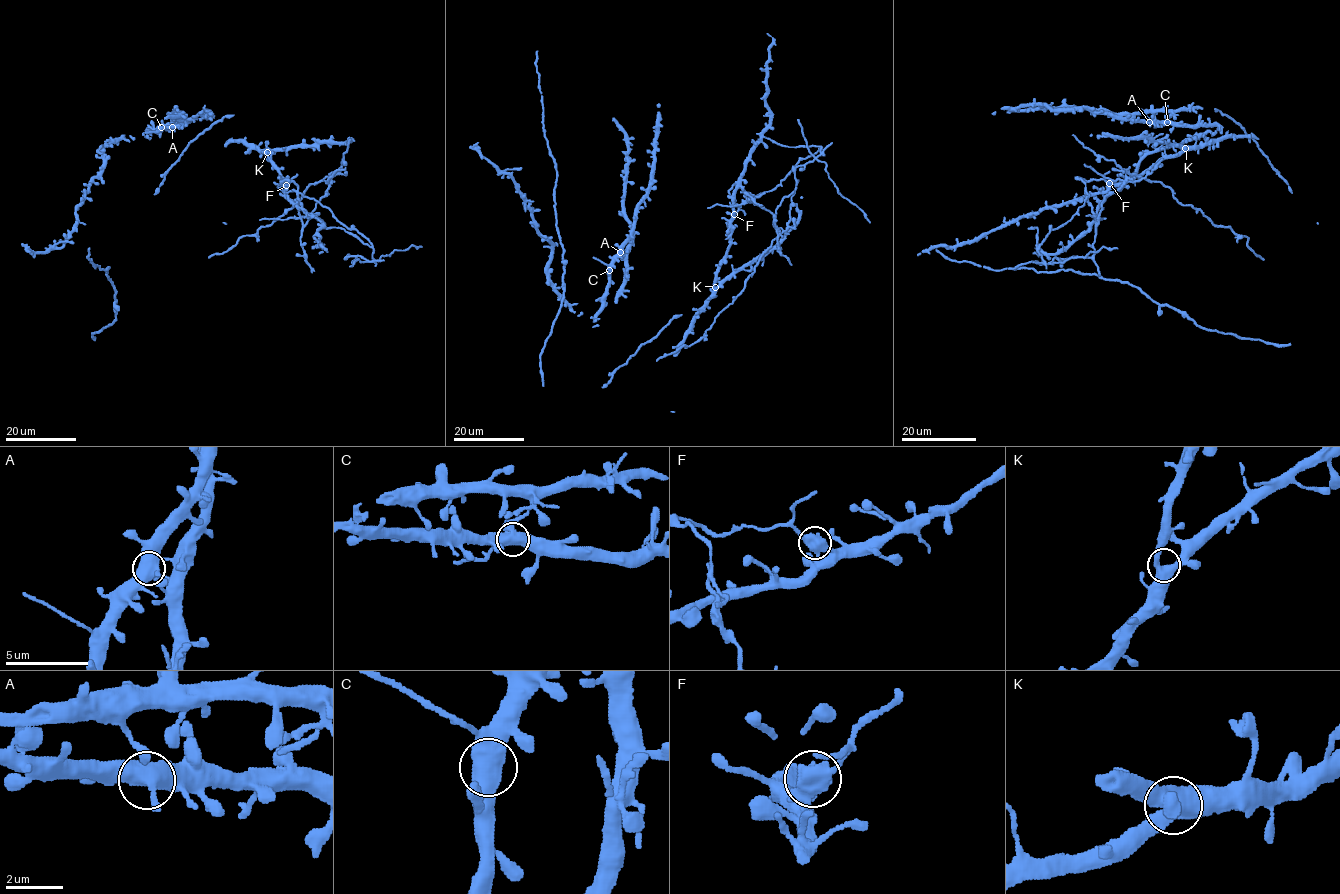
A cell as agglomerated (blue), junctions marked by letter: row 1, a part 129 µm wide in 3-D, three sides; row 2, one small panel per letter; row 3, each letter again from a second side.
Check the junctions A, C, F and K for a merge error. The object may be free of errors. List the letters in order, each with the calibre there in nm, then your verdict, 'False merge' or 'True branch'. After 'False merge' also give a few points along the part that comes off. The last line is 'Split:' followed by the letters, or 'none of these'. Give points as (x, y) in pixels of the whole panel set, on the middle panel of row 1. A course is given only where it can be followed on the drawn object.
A: Thickness 550 nm. True branch
C: Thickness 600 nm. True branch
F: Thickness 600 nm. False merge. Course of the part to remove: (734, 215), (734, 184), (773, 215), (779, 234), (705, 334), (656, 360)
K: Thickness 550 nm. True branch
Split: F

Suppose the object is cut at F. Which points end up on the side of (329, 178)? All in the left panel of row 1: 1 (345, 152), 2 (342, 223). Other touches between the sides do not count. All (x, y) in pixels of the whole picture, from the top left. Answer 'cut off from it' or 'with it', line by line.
1: with it
2: with it

